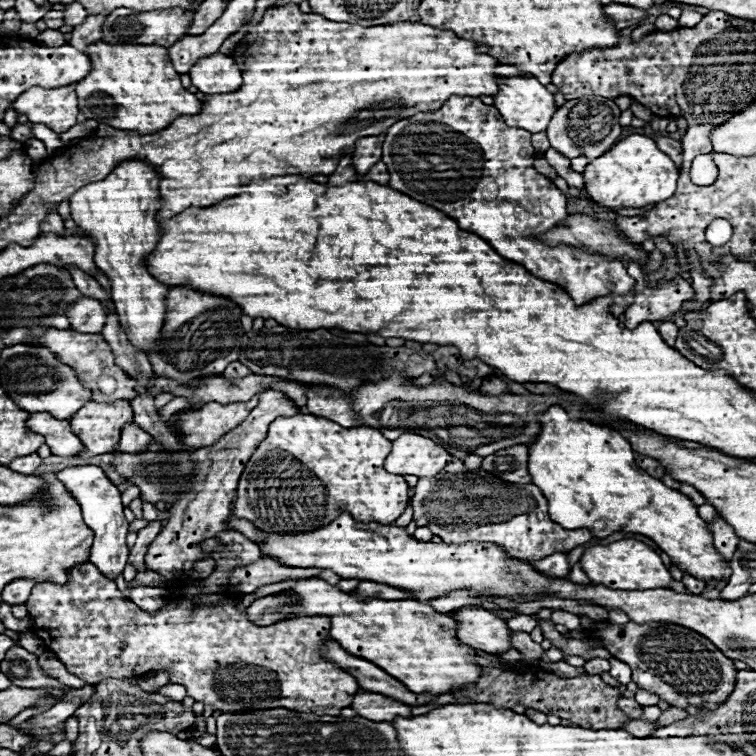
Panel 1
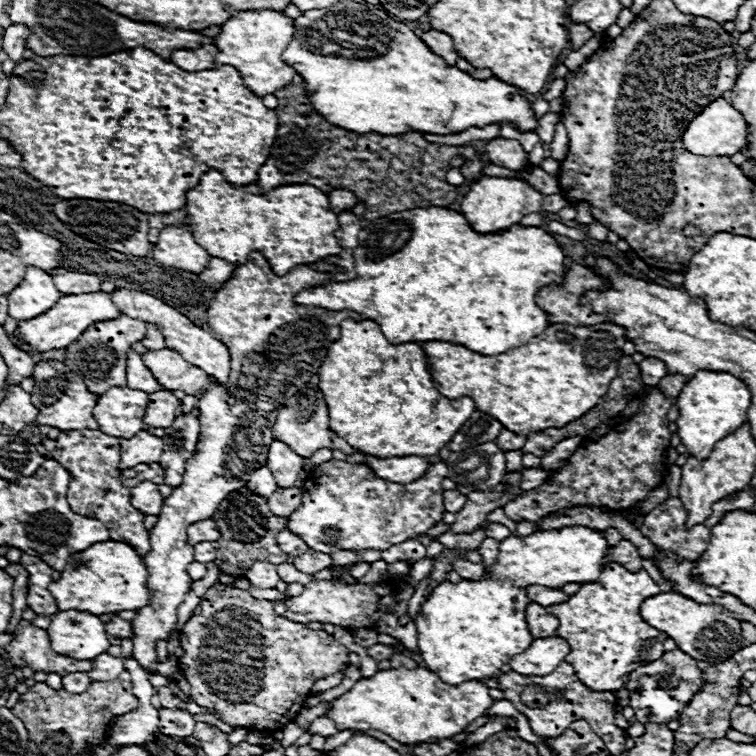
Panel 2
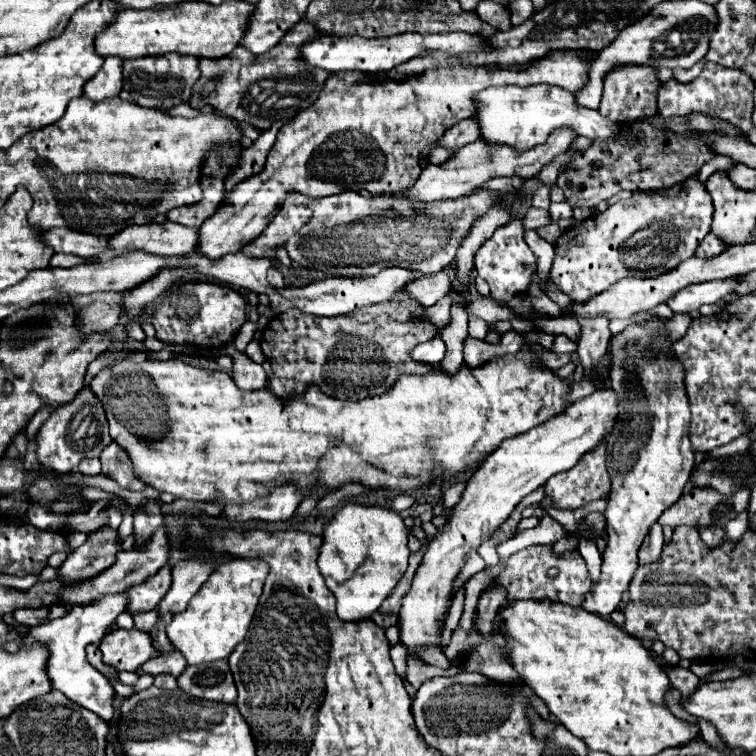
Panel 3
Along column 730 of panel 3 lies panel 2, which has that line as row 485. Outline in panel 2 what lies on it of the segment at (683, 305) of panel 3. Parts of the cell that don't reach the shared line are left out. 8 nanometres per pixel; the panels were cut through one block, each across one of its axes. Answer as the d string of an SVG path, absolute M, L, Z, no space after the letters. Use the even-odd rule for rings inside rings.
M274 440L268 450L268 468L276 476L276 484L280 488L290 488L298 480L298 472L302 470L302 458L294 454L284 442Z

